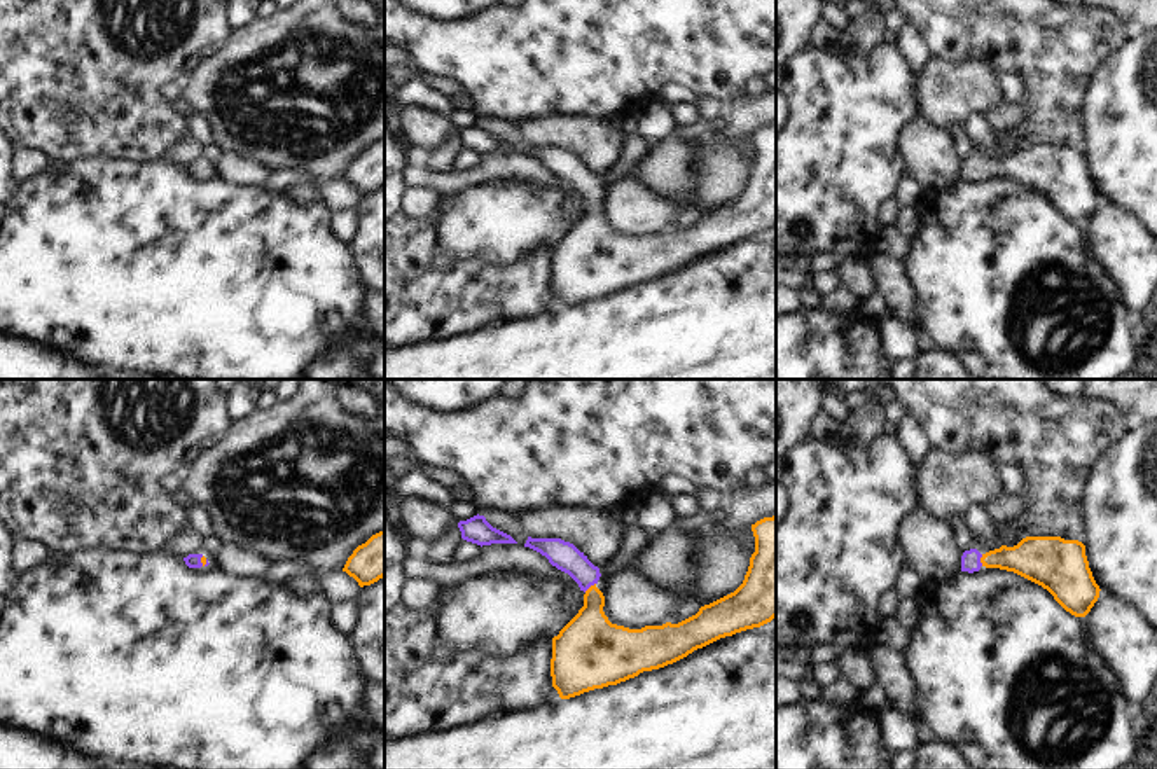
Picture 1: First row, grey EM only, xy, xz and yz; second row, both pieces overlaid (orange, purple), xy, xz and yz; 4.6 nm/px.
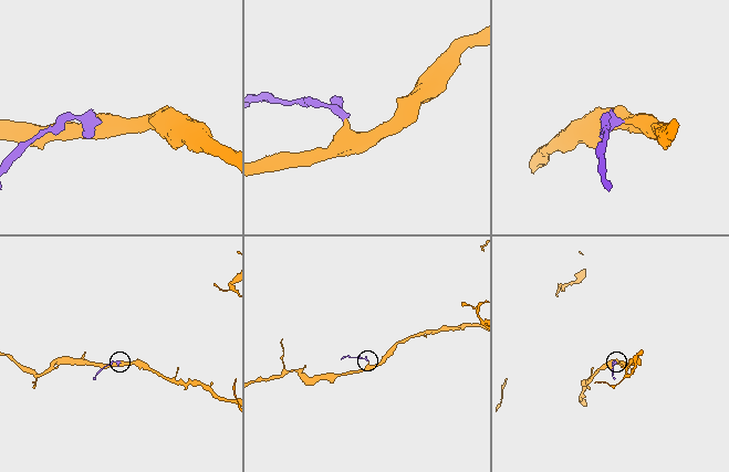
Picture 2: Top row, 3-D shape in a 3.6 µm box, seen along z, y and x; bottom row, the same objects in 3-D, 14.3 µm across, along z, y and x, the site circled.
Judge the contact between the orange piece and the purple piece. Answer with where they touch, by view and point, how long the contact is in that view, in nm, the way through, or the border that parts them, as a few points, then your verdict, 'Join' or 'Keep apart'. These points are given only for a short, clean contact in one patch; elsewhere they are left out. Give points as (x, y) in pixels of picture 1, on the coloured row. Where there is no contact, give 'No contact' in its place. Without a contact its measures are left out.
Touches orange at yz (981, 560). Shared border 60 nm. Path across: yz (1035, 558), (981, 560), (970, 561). Join

